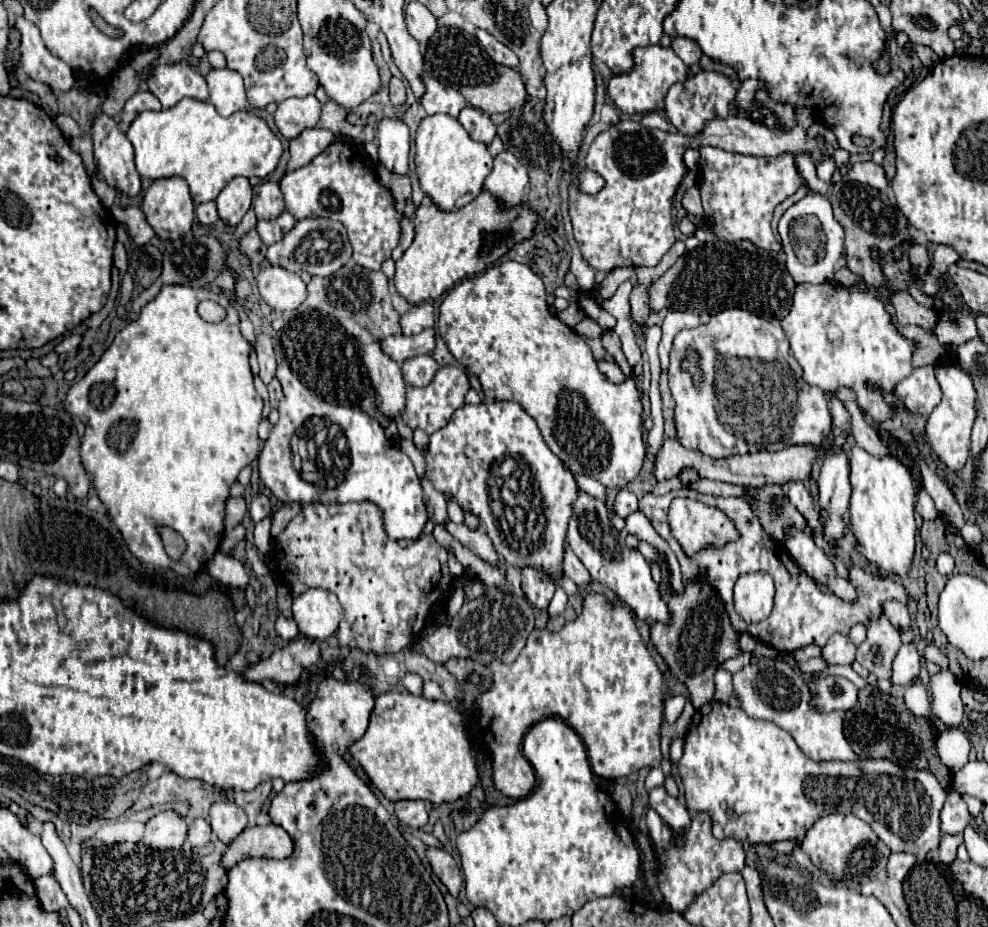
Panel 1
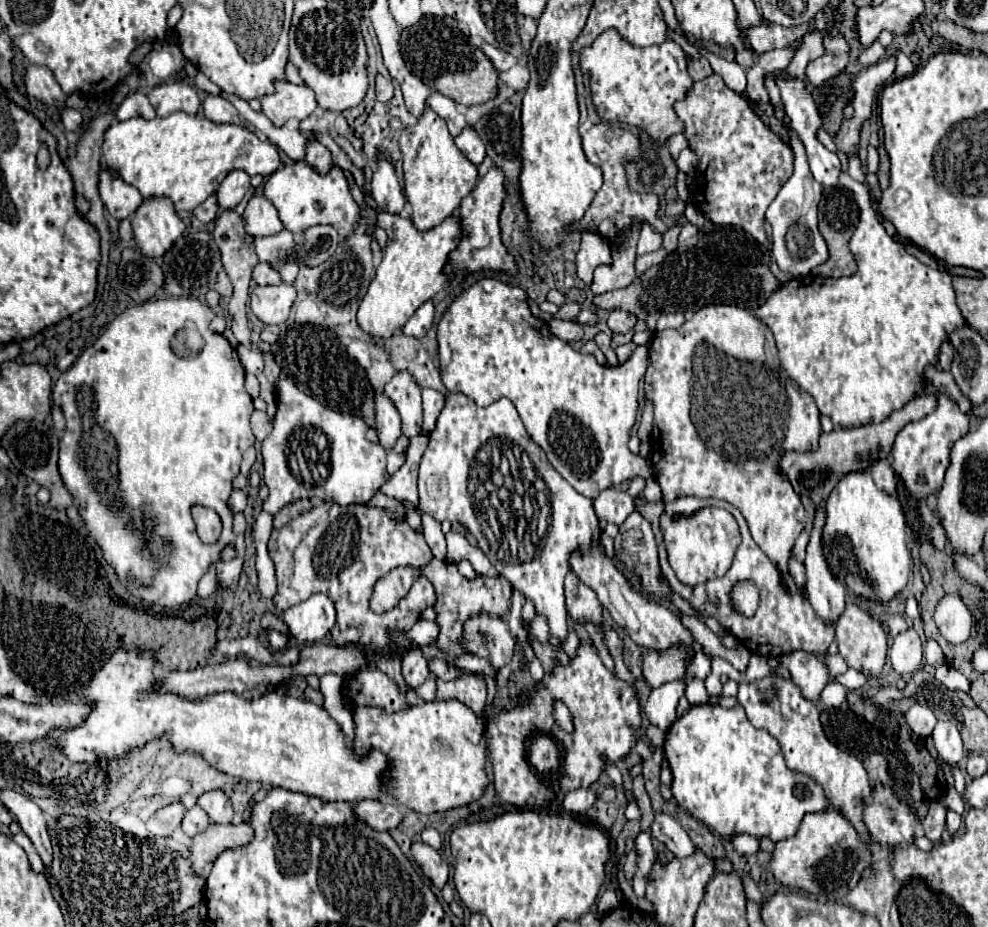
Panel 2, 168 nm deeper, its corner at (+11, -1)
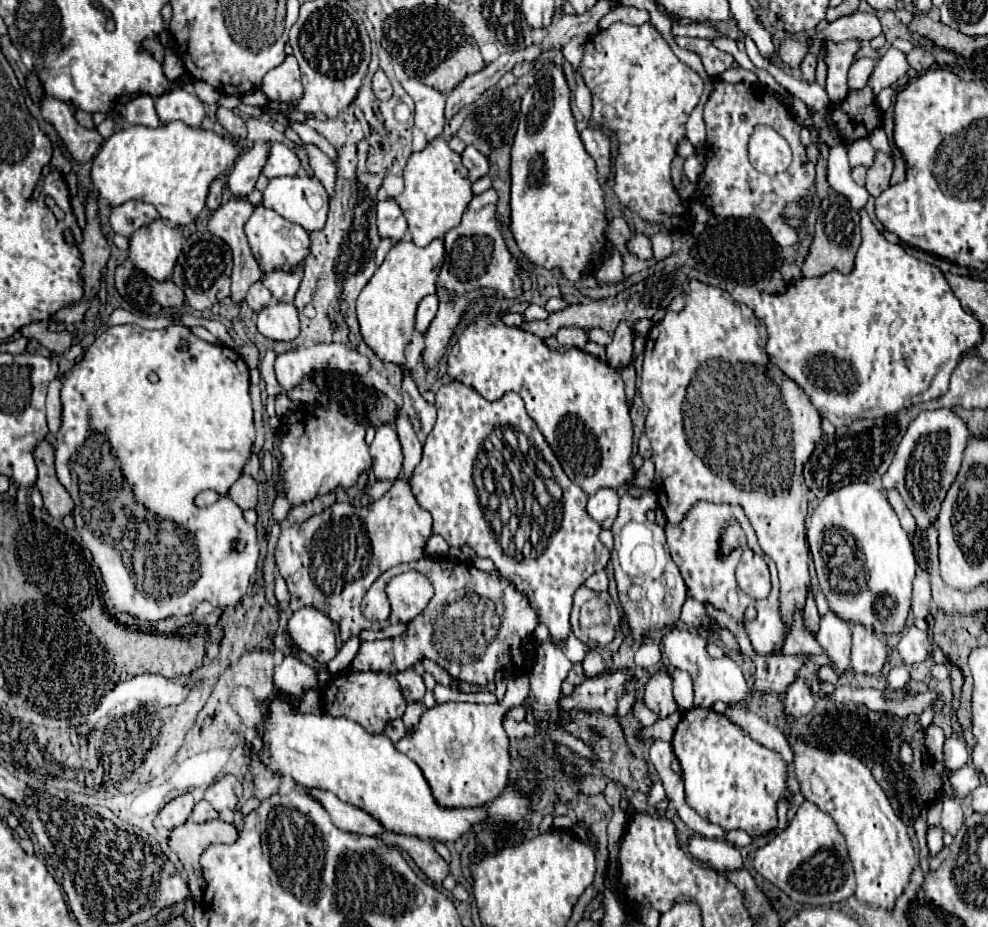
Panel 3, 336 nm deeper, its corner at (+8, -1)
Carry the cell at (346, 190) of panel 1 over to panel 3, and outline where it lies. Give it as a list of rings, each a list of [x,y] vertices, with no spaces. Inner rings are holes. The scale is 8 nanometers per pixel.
[[[277,177],[271,179],[267,189],[263,191],[263,201],[261,201],[267,209],[277,211],[281,217],[301,225],[303,229],[317,231],[323,229],[325,221],[327,221],[327,207],[329,207],[329,195],[325,191],[325,187],[315,179],[315,177]]]

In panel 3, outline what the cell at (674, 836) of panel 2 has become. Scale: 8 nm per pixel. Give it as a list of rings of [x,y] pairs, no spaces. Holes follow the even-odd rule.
[[[697,835],[689,841],[689,853],[693,853],[695,859],[707,863],[719,873],[743,869],[743,859],[739,849],[725,839],[705,839]]]

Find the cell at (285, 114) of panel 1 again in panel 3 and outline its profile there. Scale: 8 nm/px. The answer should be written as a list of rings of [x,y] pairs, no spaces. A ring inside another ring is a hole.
[[[287,55],[281,65],[271,69],[271,73],[263,77],[261,89],[269,99],[285,101],[289,105],[295,99],[299,99],[303,95],[303,85],[301,85],[301,73],[295,55]]]

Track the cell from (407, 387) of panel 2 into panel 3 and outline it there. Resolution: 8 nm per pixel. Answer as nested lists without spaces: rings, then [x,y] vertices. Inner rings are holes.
[[[399,413],[399,415],[397,415],[395,431],[397,431],[399,443],[401,443],[403,455],[405,455],[405,461],[403,461],[403,477],[405,477],[405,479],[411,479],[413,469],[415,469],[415,467],[419,465],[419,461],[421,461],[421,447],[423,447],[423,445],[417,441],[415,431],[413,431],[413,427],[411,427],[411,421],[407,419],[405,413]]]

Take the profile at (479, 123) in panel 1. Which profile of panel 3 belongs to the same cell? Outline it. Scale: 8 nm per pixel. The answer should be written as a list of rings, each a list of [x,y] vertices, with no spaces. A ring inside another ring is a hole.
[[[469,145],[465,151],[463,151],[463,165],[467,167],[467,171],[469,171],[469,181],[471,183],[475,183],[477,179],[481,179],[481,177],[485,177],[487,173],[489,173],[489,163],[487,163],[487,159],[473,147],[473,145]]]

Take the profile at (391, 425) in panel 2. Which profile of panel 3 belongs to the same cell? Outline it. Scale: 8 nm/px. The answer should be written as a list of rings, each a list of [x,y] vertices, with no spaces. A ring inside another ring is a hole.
[[[383,425],[377,429],[377,435],[371,443],[371,459],[373,459],[373,475],[377,481],[383,479],[395,481],[401,475],[403,453],[393,425]]]

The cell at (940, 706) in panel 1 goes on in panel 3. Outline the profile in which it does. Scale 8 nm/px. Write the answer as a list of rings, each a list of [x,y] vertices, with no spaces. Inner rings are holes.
[[[949,735],[945,739],[945,767],[949,771],[961,769],[969,761],[969,751],[965,745],[965,739],[961,735]]]

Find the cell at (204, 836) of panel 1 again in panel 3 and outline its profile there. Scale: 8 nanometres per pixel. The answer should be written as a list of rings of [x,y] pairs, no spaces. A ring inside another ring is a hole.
[[[203,799],[203,801],[199,801],[199,803],[195,803],[195,807],[193,807],[193,813],[191,813],[191,821],[195,821],[195,823],[203,823],[203,821],[211,821],[211,819],[217,819],[219,817],[219,813]]]

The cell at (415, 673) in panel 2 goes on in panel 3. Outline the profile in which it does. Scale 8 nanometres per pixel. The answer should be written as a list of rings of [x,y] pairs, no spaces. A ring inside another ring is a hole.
[[[415,669],[397,673],[395,679],[399,681],[399,687],[403,689],[403,695],[407,697],[407,703],[421,703],[423,695],[425,695],[425,685],[423,685],[421,675]]]

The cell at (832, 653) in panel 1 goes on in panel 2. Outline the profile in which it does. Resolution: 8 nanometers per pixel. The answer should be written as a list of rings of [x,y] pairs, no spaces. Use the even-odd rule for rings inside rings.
[[[788,653],[780,657],[780,661],[790,669],[792,681],[802,689],[804,697],[816,701],[824,689],[824,685],[830,681],[828,667],[824,663],[826,653]]]

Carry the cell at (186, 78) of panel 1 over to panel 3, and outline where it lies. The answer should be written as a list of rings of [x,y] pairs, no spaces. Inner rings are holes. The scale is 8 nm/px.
[[[173,87],[171,91],[157,97],[155,107],[157,107],[157,115],[161,123],[183,121],[185,125],[191,125],[195,129],[201,125],[205,117],[205,107],[197,99],[197,95],[191,95],[183,91],[181,87]]]

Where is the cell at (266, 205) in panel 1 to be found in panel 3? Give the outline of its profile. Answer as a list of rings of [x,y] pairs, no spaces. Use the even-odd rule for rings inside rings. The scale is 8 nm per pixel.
[[[263,205],[255,207],[251,219],[245,225],[245,235],[249,241],[251,253],[253,253],[255,261],[259,263],[261,275],[271,273],[275,269],[283,269],[287,273],[293,273],[299,267],[299,263],[303,263],[309,257],[309,251],[311,251],[309,233],[301,225],[289,223],[287,219],[277,215],[273,209],[267,209]]]

